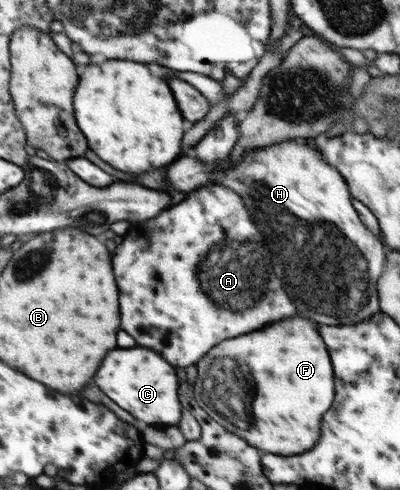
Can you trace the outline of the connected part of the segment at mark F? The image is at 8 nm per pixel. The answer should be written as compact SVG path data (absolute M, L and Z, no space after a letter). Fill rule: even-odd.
M300 315L300 318L288 318L264 330L256 330L252 334L222 340L198 361L198 375L193 390L196 402L210 418L232 434L246 440L250 446L262 450L262 454L280 454L280 456L302 454L310 450L322 434L320 422L334 398L334 376L328 350L318 330L310 322L312 321ZM242 400L246 406L240 414L238 408L242 406Z

